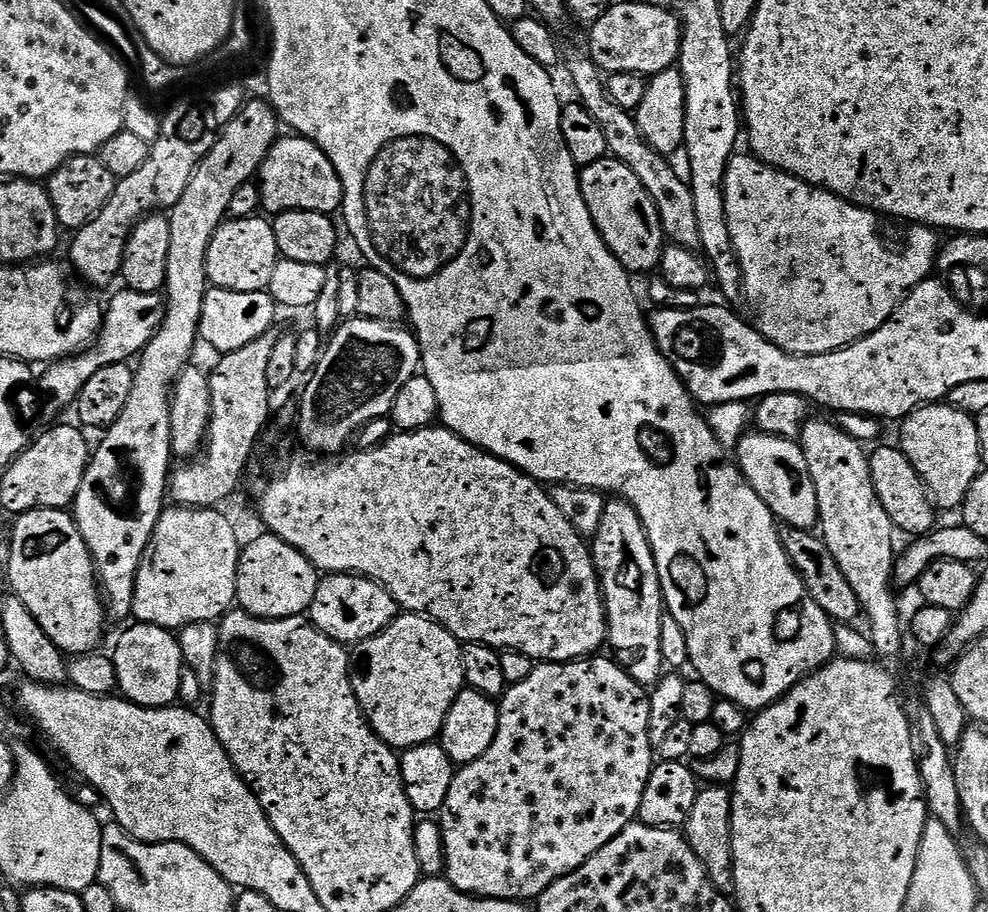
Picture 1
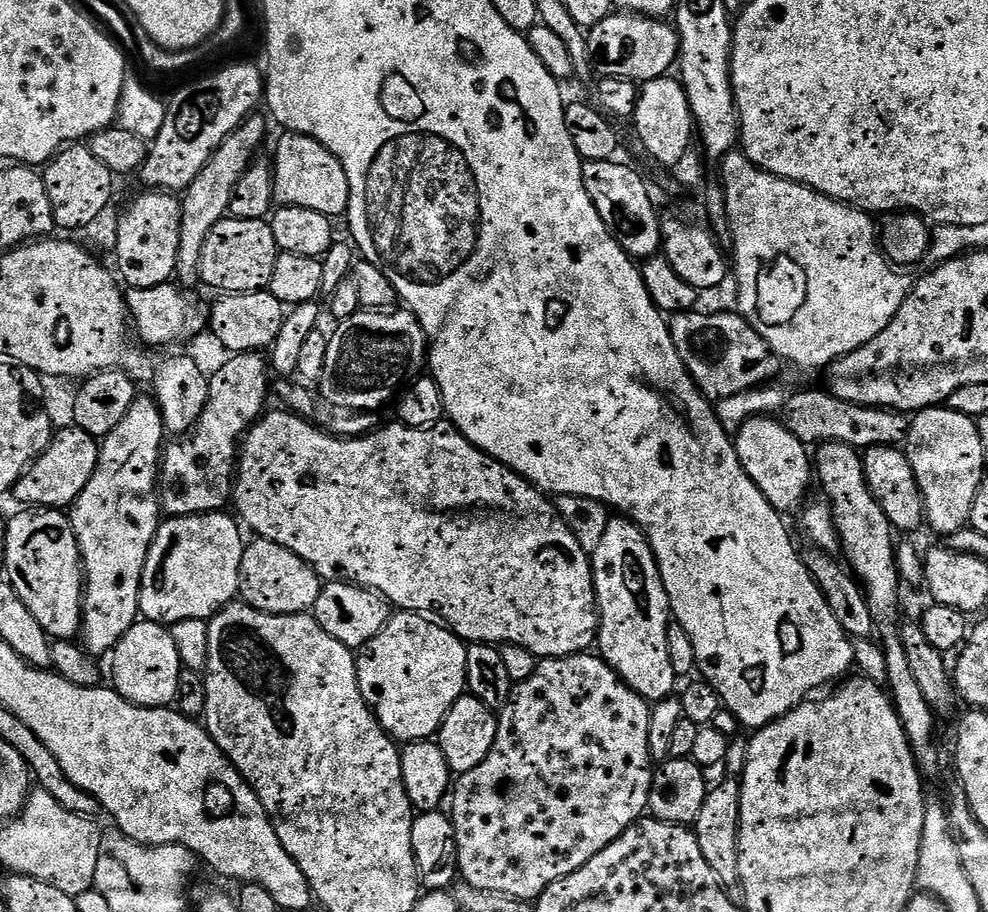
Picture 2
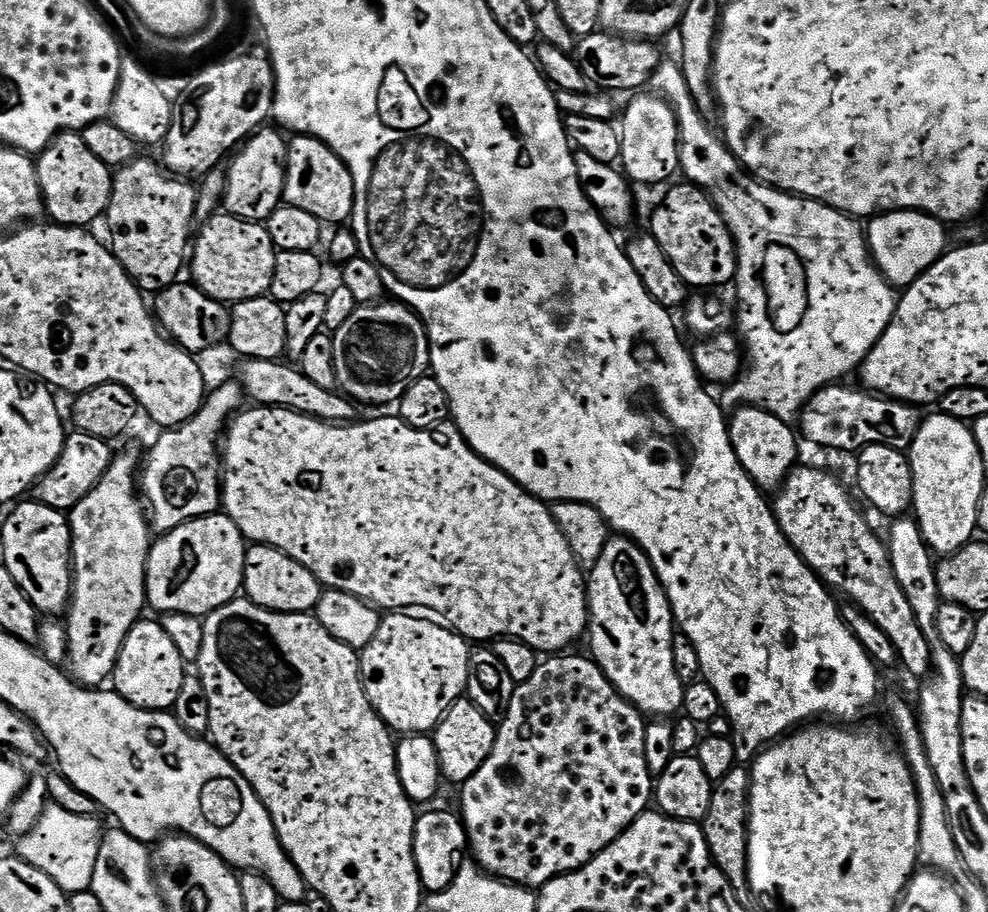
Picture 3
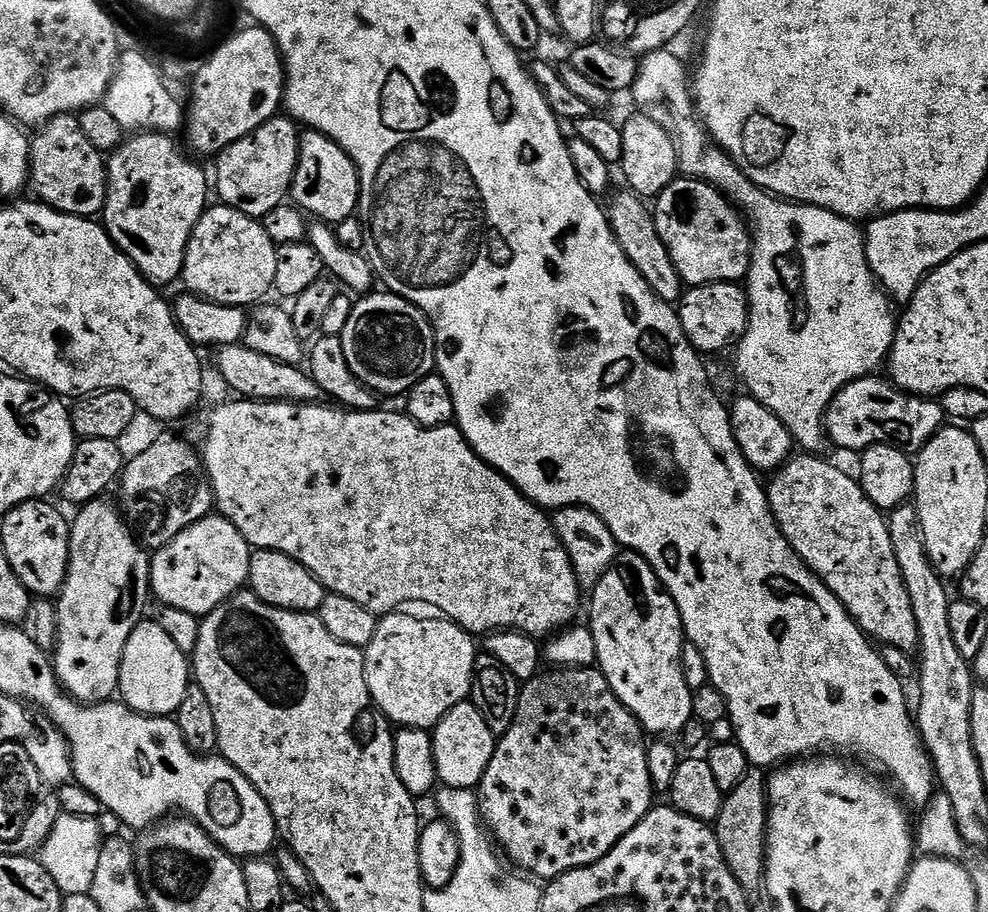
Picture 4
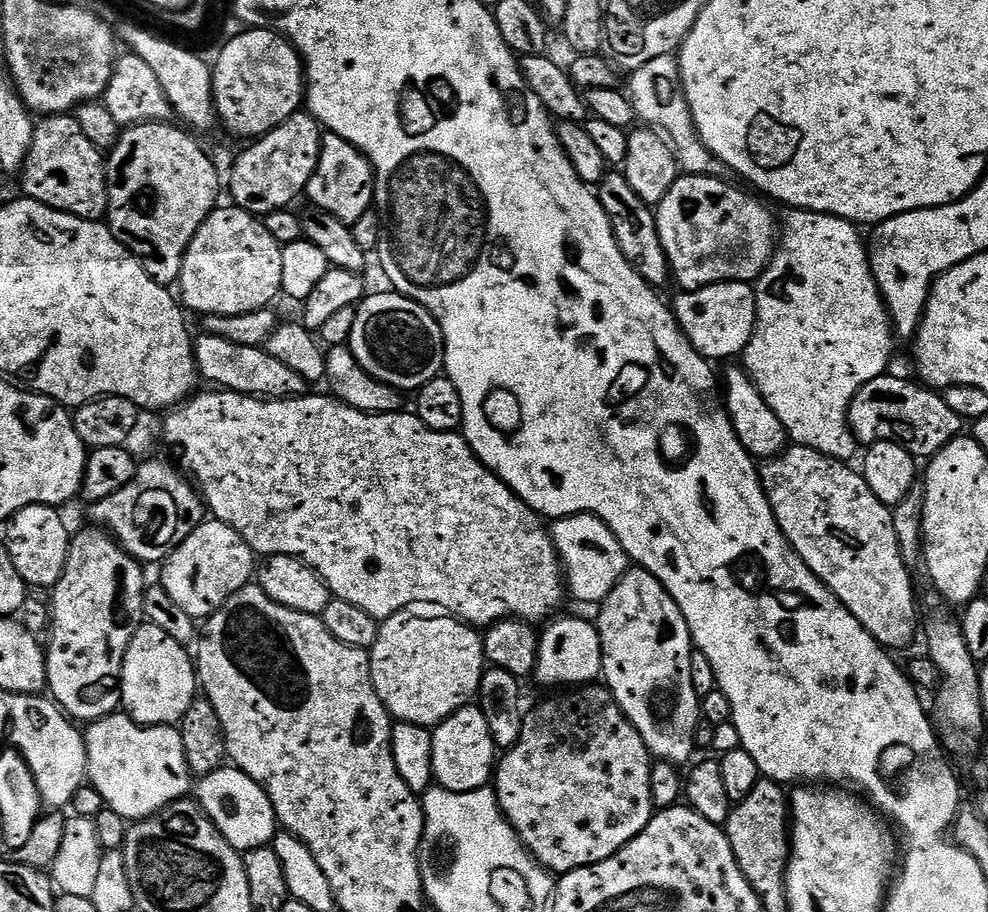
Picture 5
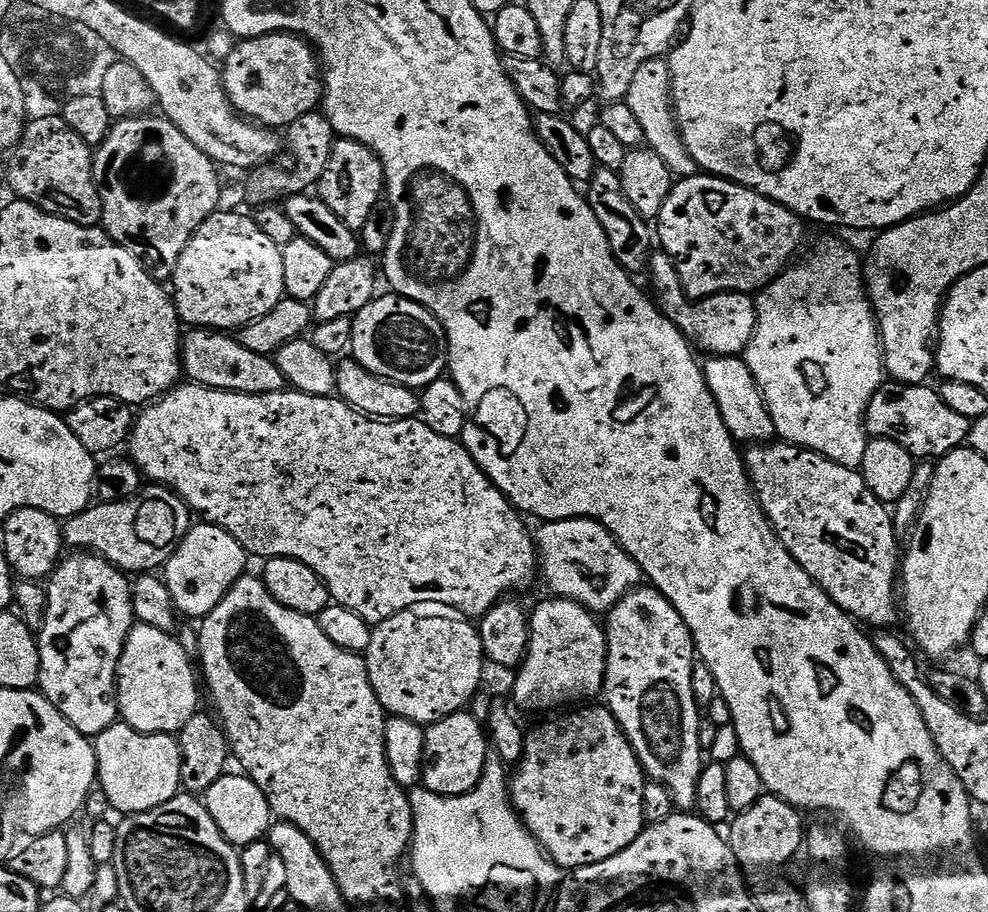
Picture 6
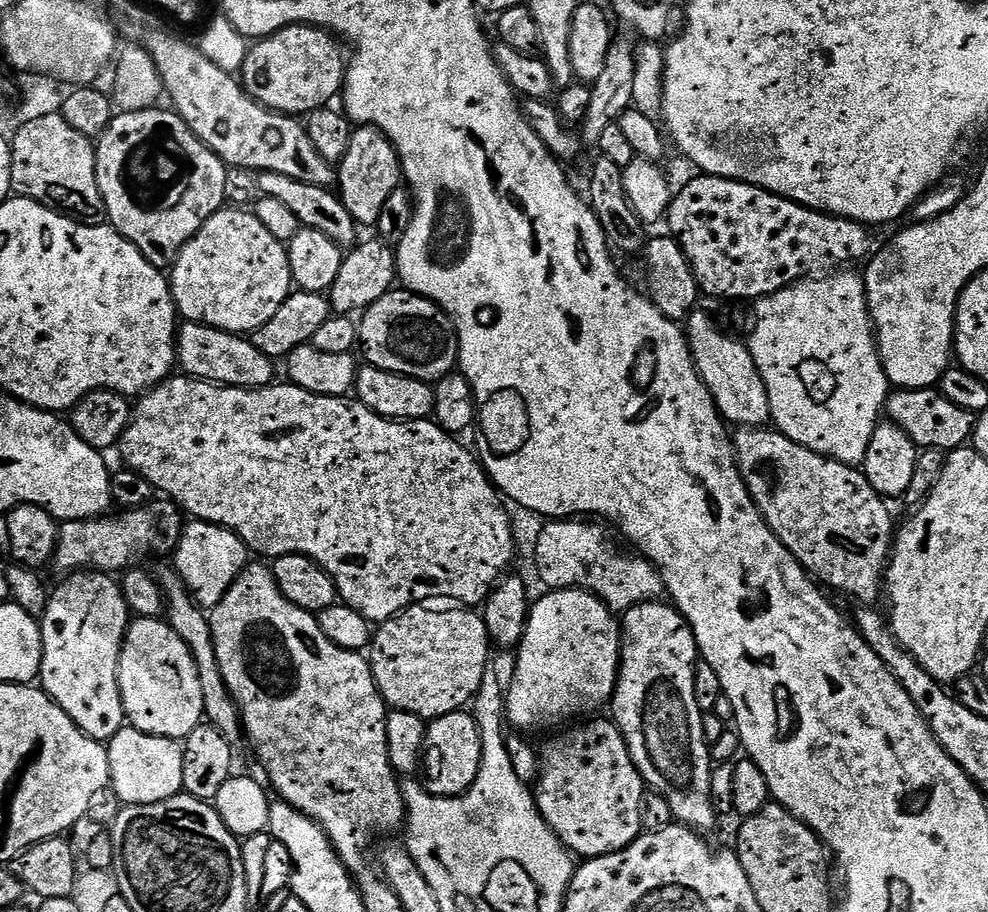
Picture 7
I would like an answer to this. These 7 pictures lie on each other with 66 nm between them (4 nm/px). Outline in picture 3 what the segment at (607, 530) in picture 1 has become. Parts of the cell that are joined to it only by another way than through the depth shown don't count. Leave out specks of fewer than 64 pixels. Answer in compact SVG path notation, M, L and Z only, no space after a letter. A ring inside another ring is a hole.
M613 535L598 562L591 565L586 587L589 619L586 640L592 643L591 659L645 717L675 717L683 709L686 687L676 669L678 628L672 618L672 603L656 577L650 558L628 537Z

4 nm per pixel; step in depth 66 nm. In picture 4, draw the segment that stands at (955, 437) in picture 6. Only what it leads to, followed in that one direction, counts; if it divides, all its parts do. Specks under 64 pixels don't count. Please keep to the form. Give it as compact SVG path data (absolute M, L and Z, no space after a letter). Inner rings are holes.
M873 374L850 382L833 398L824 415L827 439L853 454L875 444L889 444L909 454L921 452L933 434L945 427L946 417L939 399L913 396L881 376Z

